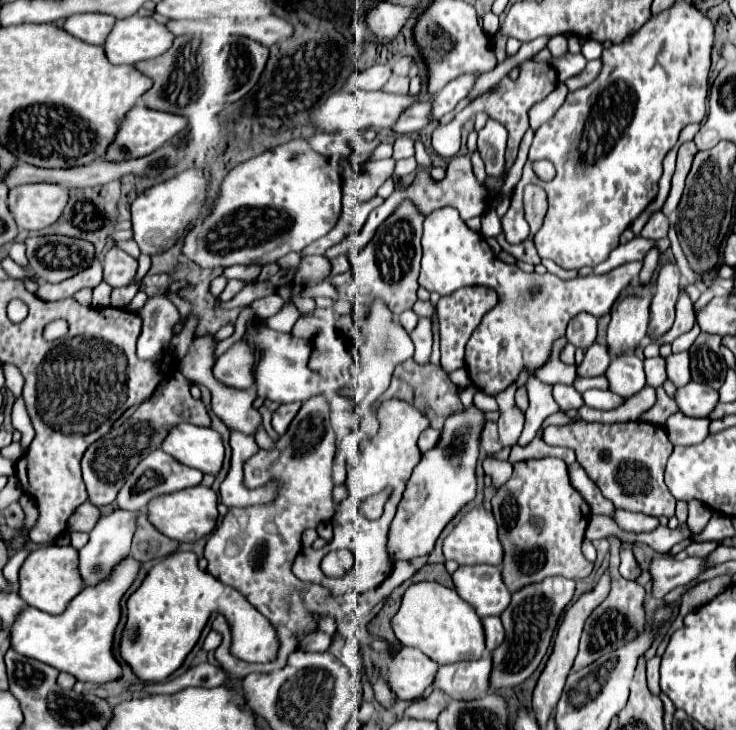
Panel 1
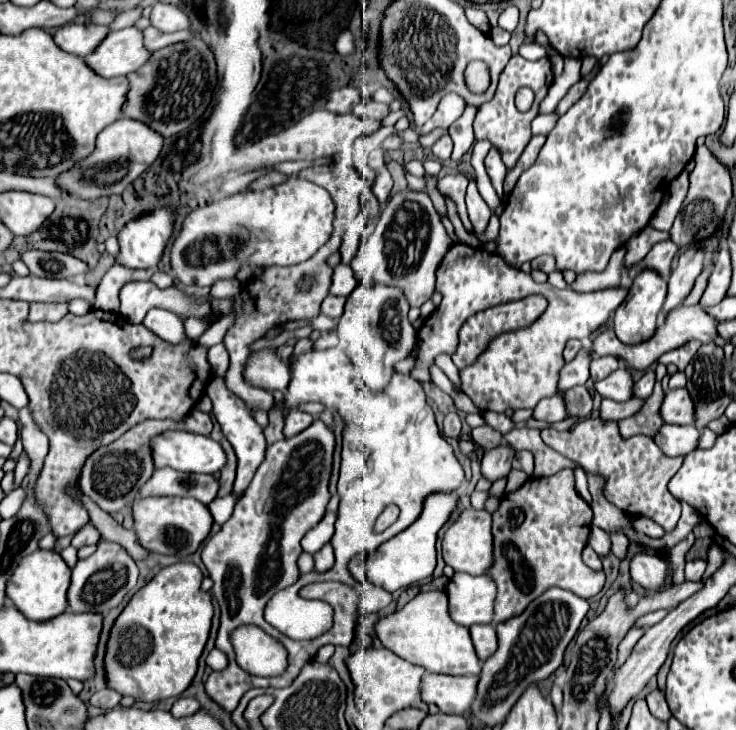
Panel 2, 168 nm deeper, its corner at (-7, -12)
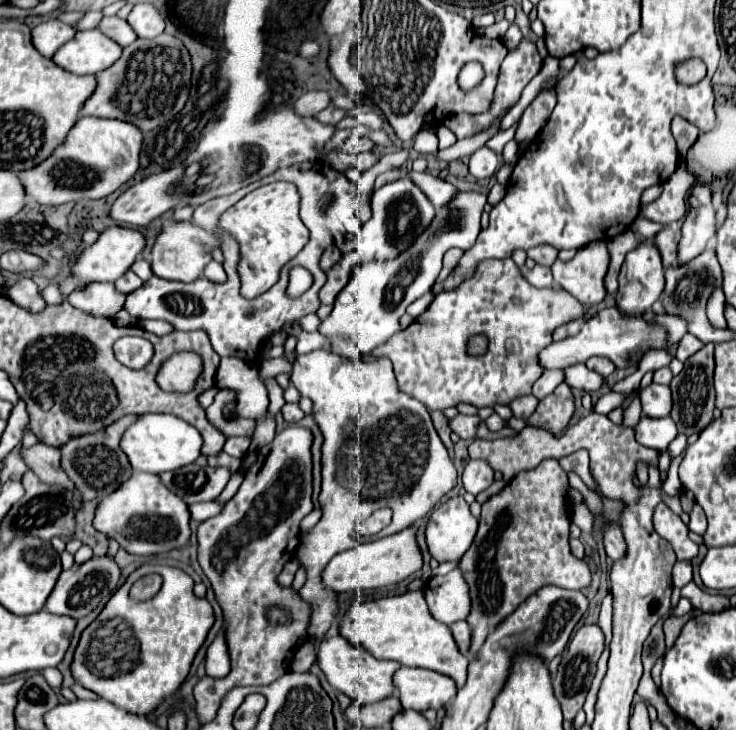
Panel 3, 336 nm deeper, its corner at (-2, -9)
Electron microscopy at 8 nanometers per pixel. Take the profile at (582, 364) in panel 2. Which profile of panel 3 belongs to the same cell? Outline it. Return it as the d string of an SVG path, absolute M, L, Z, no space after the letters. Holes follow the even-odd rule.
M550 369L550 371L544 371L534 387L532 387L532 395L538 397L538 399L544 399L546 395L550 395L558 385L562 383L562 371L560 369Z

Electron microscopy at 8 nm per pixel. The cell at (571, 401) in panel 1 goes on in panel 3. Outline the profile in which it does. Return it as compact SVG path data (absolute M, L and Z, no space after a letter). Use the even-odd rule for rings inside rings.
M534 395L516 397L516 399L512 399L512 401L508 403L508 407L512 409L512 415L518 417L518 419L524 419L524 421L534 413L536 405L538 405L538 399L536 399Z

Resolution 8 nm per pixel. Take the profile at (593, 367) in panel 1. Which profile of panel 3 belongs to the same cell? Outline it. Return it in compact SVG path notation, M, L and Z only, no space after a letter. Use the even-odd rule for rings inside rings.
M590 357L586 361L586 367L592 369L592 371L596 371L596 373L600 373L602 377L608 377L616 369L614 363L610 359L606 359L606 357Z

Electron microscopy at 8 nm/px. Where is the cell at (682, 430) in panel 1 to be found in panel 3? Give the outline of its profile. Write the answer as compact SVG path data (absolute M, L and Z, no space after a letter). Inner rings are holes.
M640 417L640 421L634 425L634 437L640 445L662 451L668 447L668 443L678 435L674 429L674 421L670 417Z

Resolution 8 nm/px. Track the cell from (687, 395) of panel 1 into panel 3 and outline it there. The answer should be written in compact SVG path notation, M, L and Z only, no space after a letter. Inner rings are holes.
M648 385L646 389L640 389L640 401L642 401L642 413L646 417L666 417L670 415L670 387L668 385Z

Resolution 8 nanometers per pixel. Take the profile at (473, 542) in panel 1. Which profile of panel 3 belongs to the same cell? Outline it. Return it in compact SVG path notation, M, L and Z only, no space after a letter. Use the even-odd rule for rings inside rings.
M458 495L440 503L430 515L424 529L426 545L436 561L460 561L462 553L474 541L478 519L470 513L468 503Z

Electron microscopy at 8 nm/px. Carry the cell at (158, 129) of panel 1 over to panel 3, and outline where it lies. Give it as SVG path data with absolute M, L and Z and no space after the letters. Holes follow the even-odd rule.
M80 117L66 139L42 163L18 173L28 197L40 205L62 205L82 199L102 199L138 171L142 133L138 127L118 119Z

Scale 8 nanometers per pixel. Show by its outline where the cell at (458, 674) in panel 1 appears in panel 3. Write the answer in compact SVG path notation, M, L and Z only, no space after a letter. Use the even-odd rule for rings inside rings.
M400 667L392 679L400 695L402 709L440 709L448 705L448 701L456 695L454 681L430 669Z

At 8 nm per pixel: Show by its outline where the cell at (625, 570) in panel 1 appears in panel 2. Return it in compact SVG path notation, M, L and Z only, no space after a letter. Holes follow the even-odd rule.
M617 532L617 534L611 534L611 542L613 542L613 554L615 554L619 560L627 558L627 550L629 550L629 538L627 538L625 534Z

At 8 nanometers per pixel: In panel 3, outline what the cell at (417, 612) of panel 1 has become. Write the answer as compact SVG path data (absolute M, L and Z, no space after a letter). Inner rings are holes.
M406 591L402 595L372 601L354 599L338 623L338 633L354 647L362 645L376 659L392 659L406 667L424 667L438 671L452 677L456 689L460 689L466 681L466 669L470 661L458 653L458 647L450 637L450 629L430 617L422 591Z

